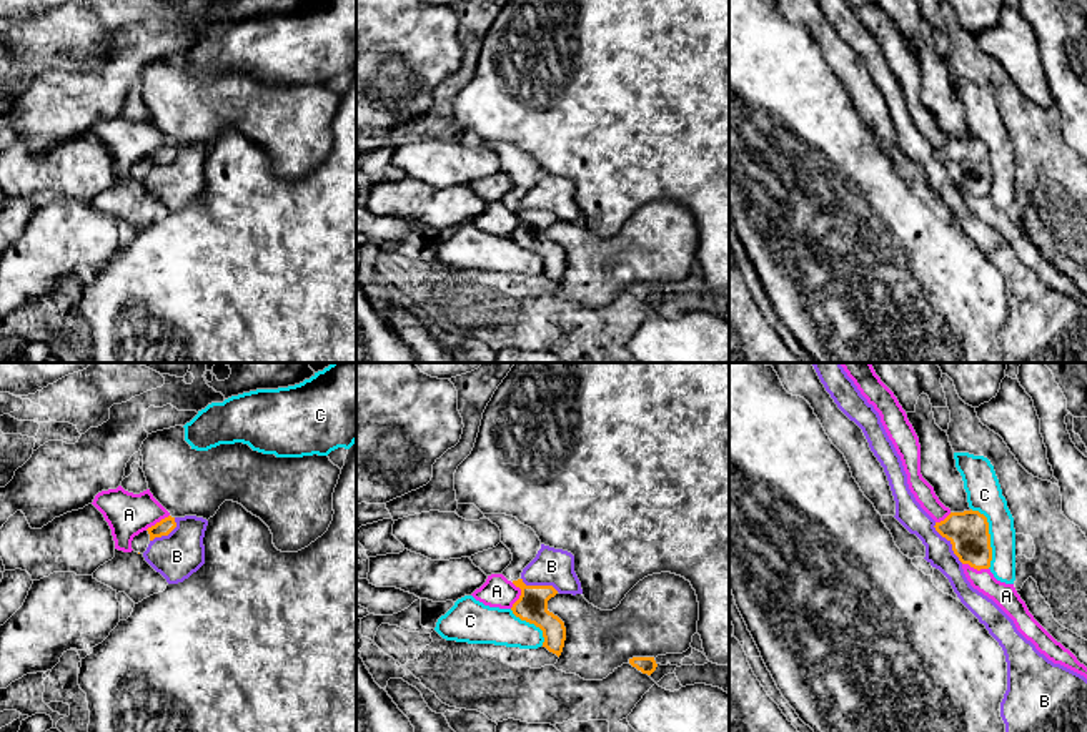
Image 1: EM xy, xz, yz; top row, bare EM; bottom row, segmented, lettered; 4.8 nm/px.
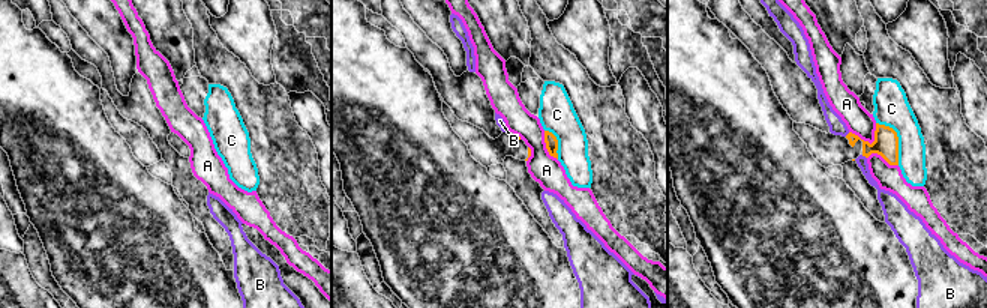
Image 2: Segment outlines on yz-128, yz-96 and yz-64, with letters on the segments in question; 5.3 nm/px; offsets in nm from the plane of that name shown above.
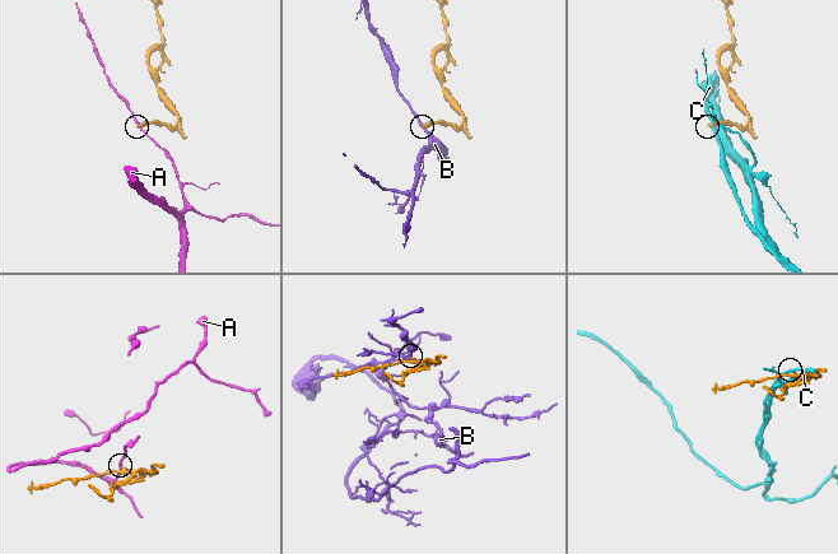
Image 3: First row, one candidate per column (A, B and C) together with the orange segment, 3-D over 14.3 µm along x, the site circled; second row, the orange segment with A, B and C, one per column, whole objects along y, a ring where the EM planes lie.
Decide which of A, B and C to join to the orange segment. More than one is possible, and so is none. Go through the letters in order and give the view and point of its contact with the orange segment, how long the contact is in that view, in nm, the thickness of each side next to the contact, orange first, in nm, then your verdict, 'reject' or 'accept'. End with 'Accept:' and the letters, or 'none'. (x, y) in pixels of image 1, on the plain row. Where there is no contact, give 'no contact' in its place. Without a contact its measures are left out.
A: xz (520, 223) | 130 nm | 150/150 nm | reject
B: yz (951, 170) | 240 nm | 200/130 nm | reject
C: yz (989, 163) | 300 nm | 200/170 nm | reject
Accept: none

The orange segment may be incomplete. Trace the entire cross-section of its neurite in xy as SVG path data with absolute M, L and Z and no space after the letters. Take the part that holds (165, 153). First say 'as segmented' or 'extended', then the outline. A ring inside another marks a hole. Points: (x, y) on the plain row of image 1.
extended; M168 143L168 145L161 146L160 150L156 150L155 153L148 155L146 158L135 163L132 168L132 176L135 180L143 181L146 178L148 171L155 165L168 163L175 155L176 155L175 145Z

